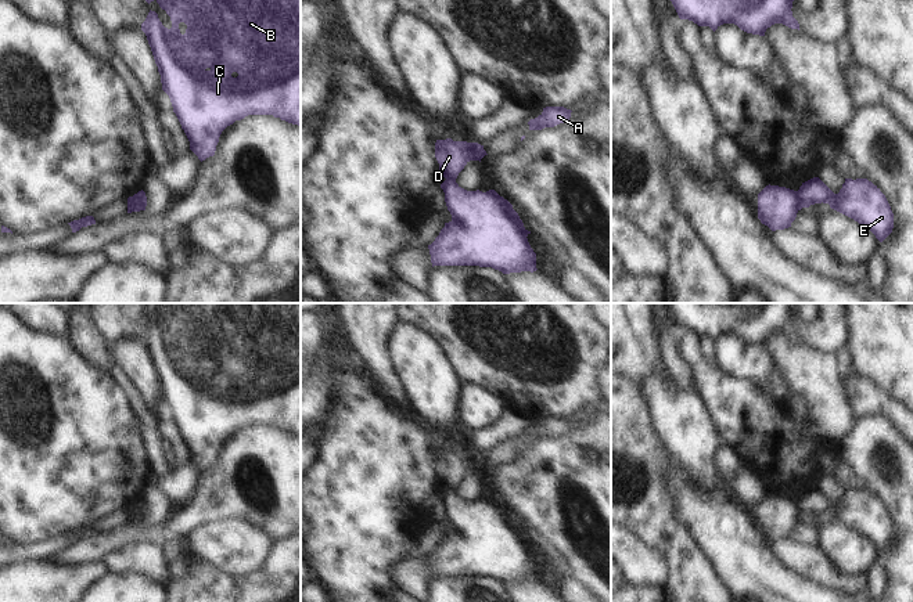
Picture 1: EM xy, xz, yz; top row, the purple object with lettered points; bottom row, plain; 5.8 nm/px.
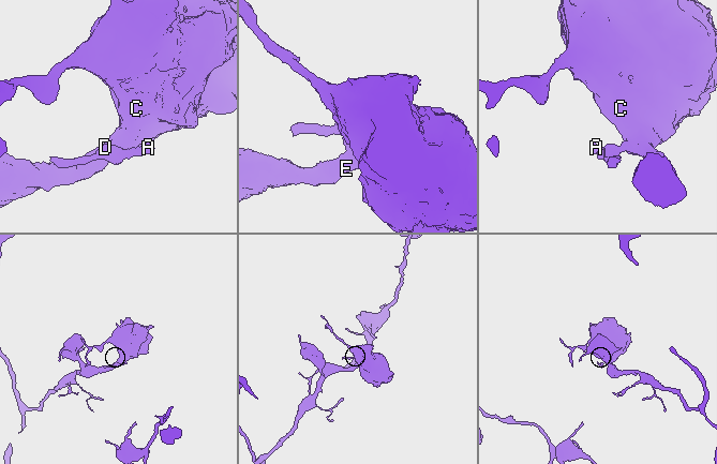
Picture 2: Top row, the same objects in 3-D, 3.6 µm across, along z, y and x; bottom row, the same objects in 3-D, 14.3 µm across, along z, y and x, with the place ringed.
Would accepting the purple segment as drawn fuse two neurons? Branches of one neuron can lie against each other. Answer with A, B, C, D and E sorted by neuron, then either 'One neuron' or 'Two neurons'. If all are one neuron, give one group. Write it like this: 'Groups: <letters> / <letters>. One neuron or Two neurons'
Groups: A D / B C E. Two neurons.

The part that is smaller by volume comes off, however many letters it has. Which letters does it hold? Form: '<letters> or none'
A, D

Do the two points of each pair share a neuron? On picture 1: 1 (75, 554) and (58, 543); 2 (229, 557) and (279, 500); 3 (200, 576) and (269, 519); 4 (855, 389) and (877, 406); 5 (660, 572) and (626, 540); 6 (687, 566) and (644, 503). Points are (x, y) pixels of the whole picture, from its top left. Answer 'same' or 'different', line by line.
1: different
2: different
3: different
4: same
5: same
6: same

